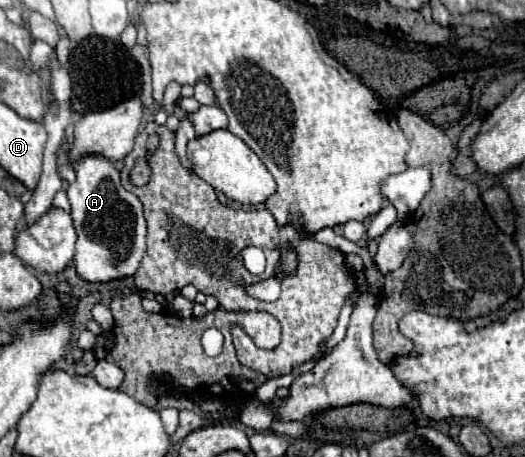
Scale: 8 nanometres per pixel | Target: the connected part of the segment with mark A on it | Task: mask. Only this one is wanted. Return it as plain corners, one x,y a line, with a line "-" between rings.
83,155
75,165
77,181
69,185
67,197
71,203
71,217
77,229
75,269
85,281
111,281
129,277
137,271
139,259
145,253
147,227
141,203
131,195
119,179
115,165
103,155

